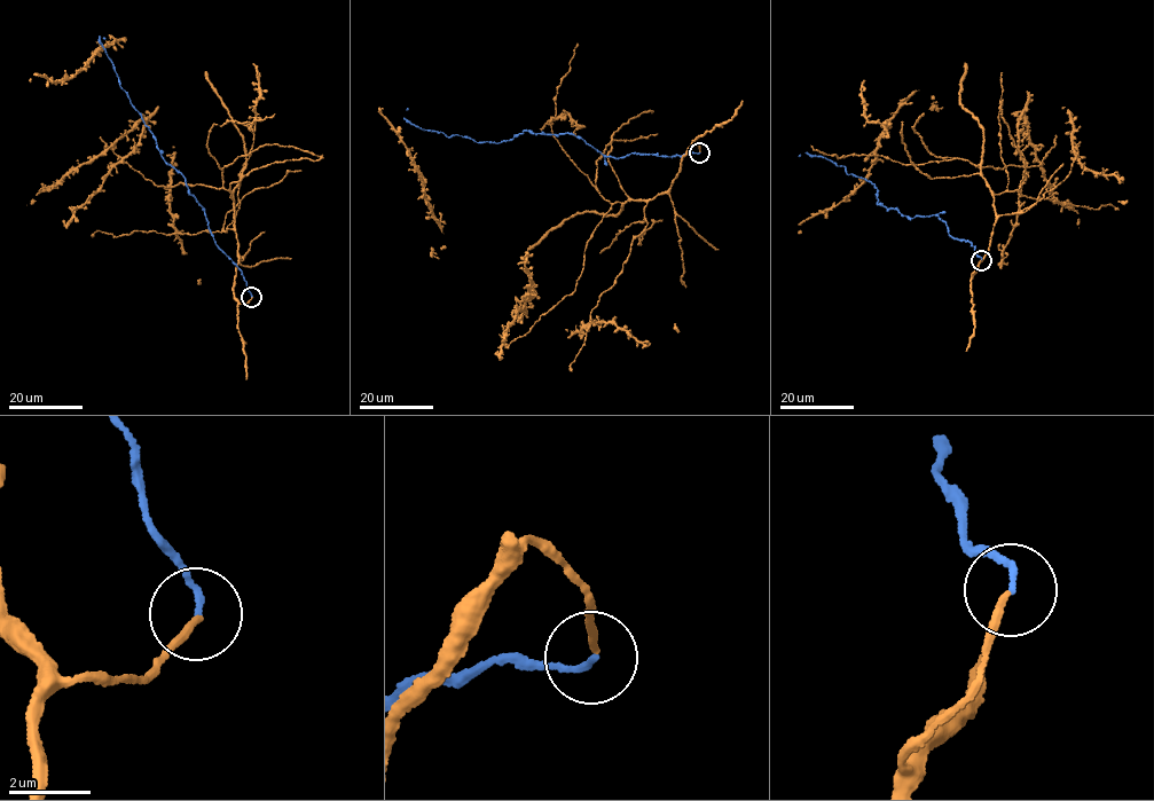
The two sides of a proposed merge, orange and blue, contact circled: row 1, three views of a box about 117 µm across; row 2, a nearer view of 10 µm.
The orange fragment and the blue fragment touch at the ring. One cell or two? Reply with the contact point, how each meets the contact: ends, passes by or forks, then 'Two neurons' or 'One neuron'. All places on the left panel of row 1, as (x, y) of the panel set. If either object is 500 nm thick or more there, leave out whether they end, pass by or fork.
Place: (251, 297). At the ring orange ends. At the ring blue ends. One neuron

